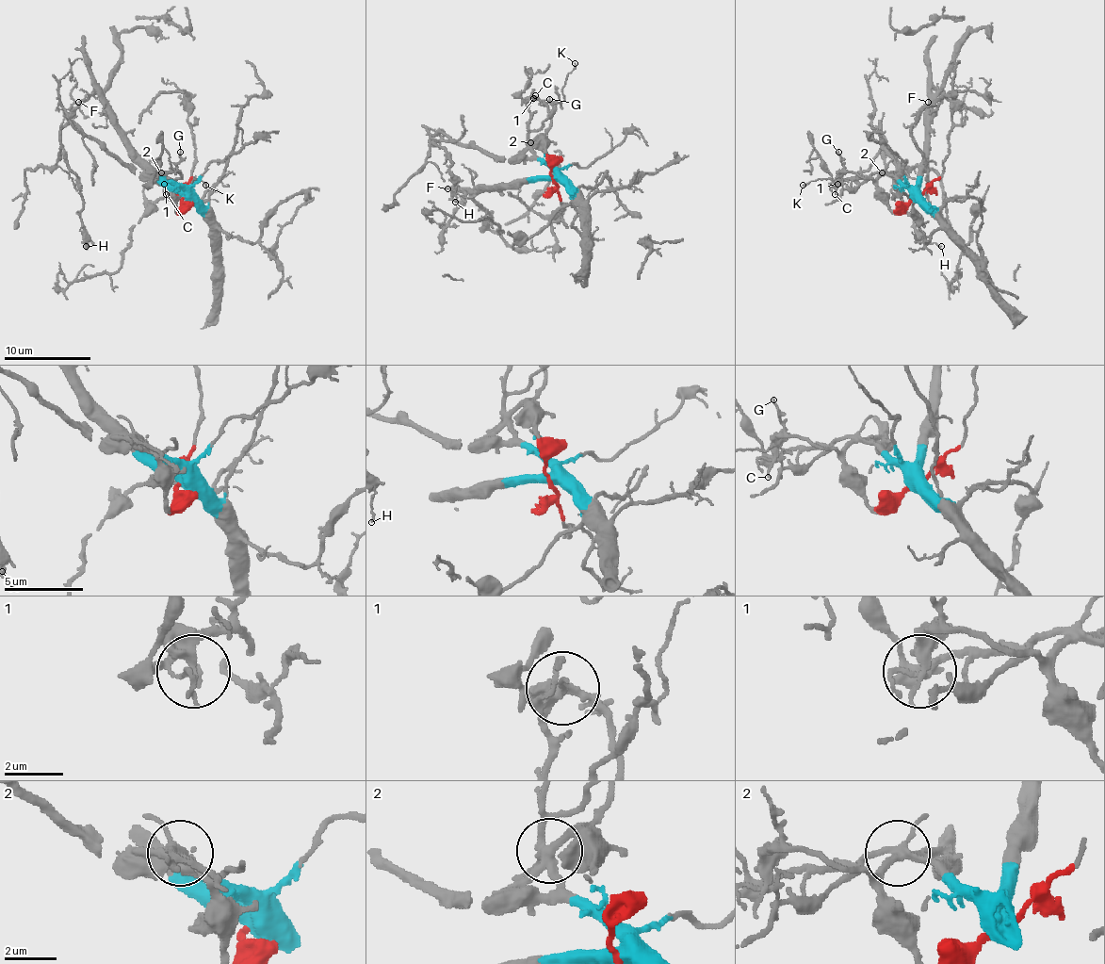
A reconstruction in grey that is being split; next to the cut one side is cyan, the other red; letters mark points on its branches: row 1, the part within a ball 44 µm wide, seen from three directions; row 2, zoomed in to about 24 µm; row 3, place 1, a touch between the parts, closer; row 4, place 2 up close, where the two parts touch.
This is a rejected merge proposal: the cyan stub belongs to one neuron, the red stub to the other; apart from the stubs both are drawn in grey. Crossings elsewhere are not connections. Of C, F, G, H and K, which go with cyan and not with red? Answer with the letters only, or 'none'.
F, H, K

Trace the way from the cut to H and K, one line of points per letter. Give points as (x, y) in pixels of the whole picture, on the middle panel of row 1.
H: (553, 178), (553, 171), (536, 159), (503, 159), (430, 141), (451, 161), (456, 203)
K: (553, 178), (553, 171), (536, 155), (529, 133), (564, 98), (564, 81), (575, 63)

